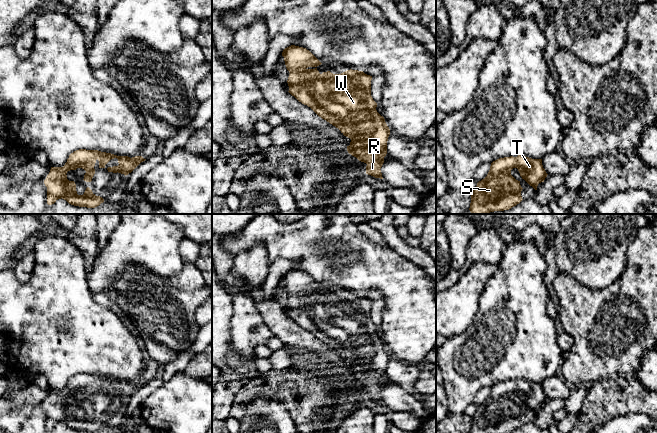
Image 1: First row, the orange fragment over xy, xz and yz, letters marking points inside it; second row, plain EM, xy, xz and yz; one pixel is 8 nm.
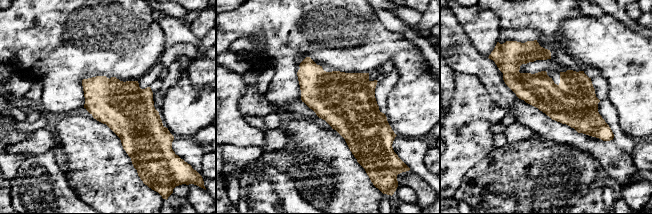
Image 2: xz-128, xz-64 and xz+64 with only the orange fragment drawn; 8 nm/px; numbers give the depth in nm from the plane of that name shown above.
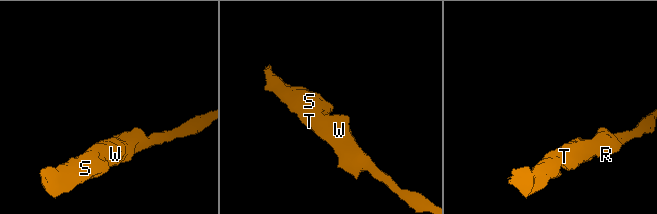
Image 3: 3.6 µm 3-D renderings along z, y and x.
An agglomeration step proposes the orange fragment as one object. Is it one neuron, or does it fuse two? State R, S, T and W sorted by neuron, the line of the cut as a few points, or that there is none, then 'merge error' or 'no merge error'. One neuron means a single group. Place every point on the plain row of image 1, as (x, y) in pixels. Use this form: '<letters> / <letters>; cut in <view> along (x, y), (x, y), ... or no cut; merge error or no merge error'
R S T W; no cut; no merge error

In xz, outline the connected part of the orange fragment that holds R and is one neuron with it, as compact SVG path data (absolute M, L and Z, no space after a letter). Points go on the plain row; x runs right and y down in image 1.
M295 269L285 272L282 280L290 297L288 316L350 362L348 377L367 388L366 398L383 403L380 393L387 378L390 353L384 341L377 336L377 327L371 320L372 300L352 293L341 298L330 295L320 298L316 291L322 287L309 274Z

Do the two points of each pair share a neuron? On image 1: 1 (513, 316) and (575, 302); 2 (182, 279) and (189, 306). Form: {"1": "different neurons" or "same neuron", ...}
{"1": "different neurons", "2": "different neurons"}

